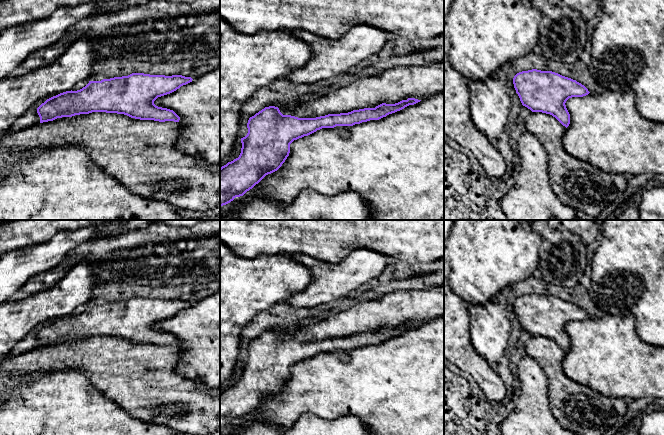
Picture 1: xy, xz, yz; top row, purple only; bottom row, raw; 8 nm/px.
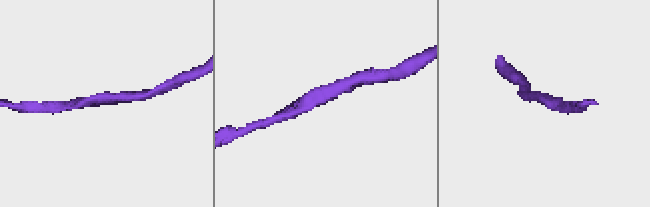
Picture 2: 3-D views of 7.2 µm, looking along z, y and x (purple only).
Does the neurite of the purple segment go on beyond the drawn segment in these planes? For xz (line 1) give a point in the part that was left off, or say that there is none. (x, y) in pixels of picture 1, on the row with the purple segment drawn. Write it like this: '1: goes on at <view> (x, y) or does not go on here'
1: does not go on here

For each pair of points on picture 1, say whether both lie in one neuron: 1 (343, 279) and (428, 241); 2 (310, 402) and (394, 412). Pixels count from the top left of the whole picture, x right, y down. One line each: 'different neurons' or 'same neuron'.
1: different neurons
2: same neuron

